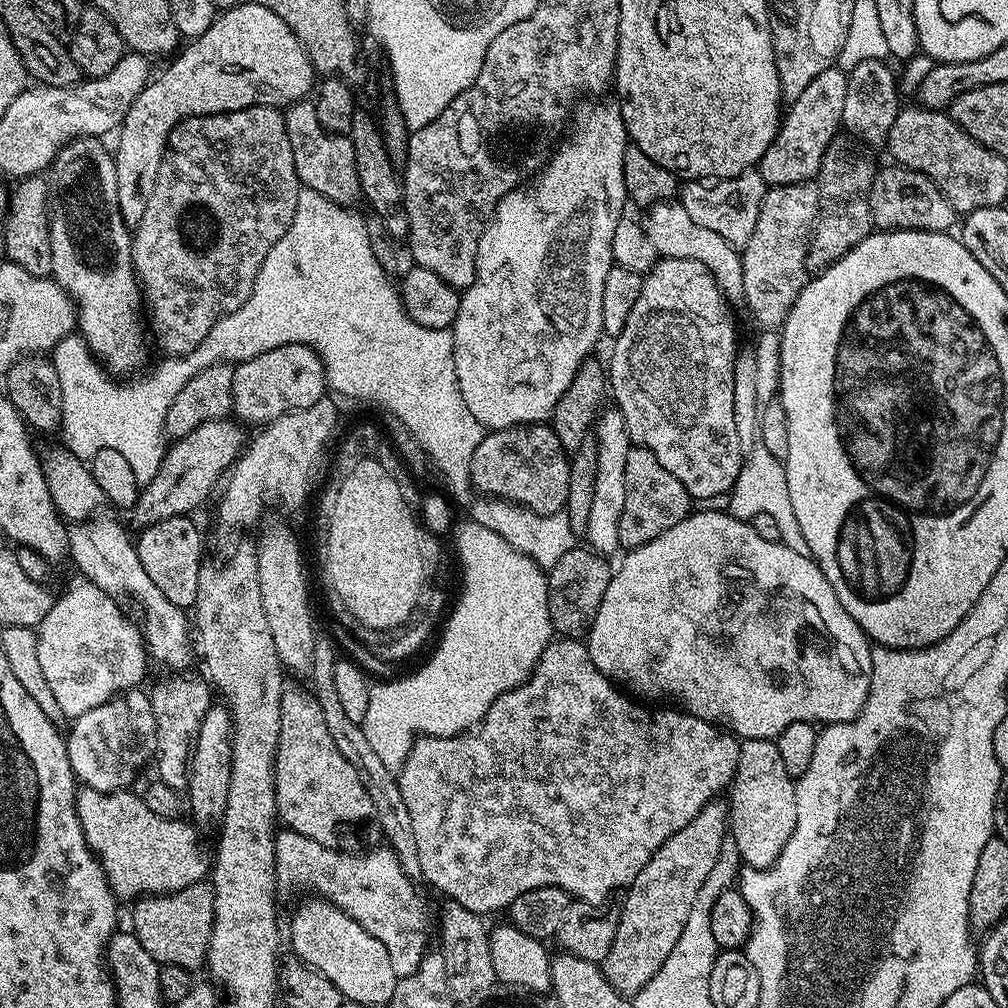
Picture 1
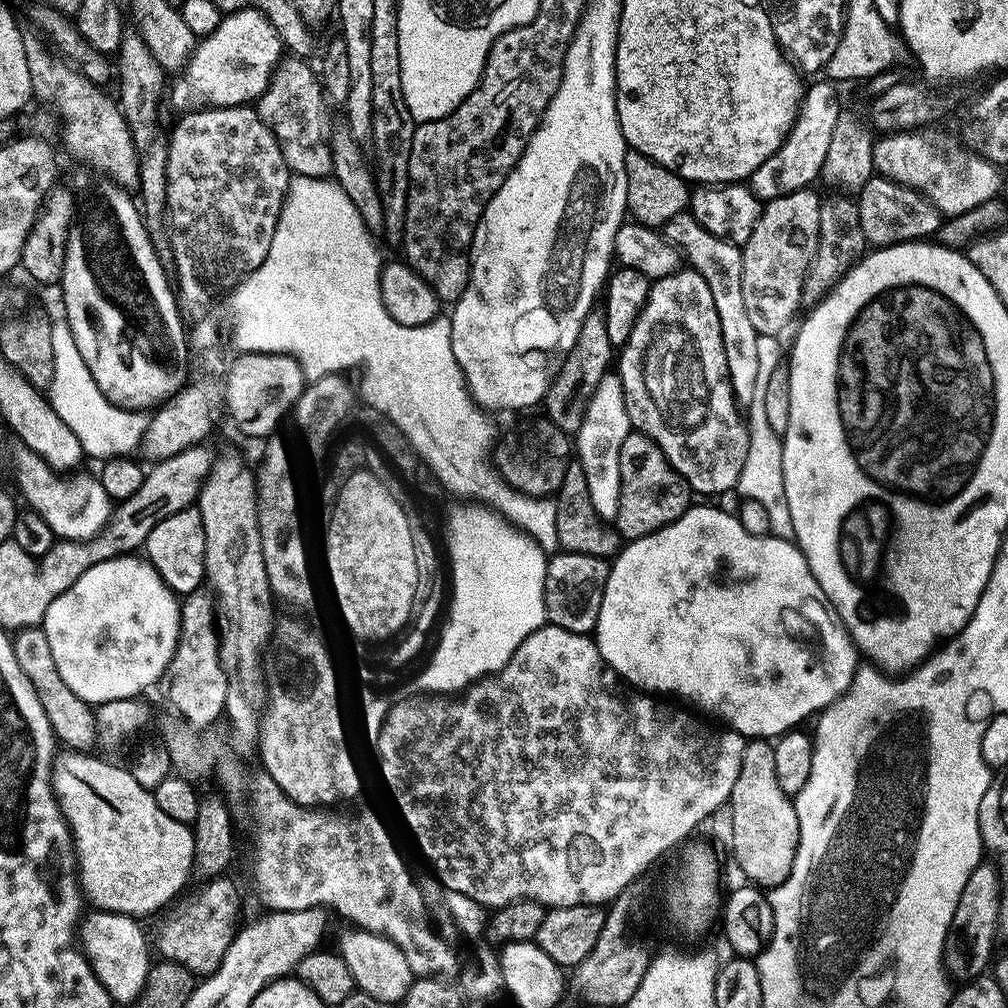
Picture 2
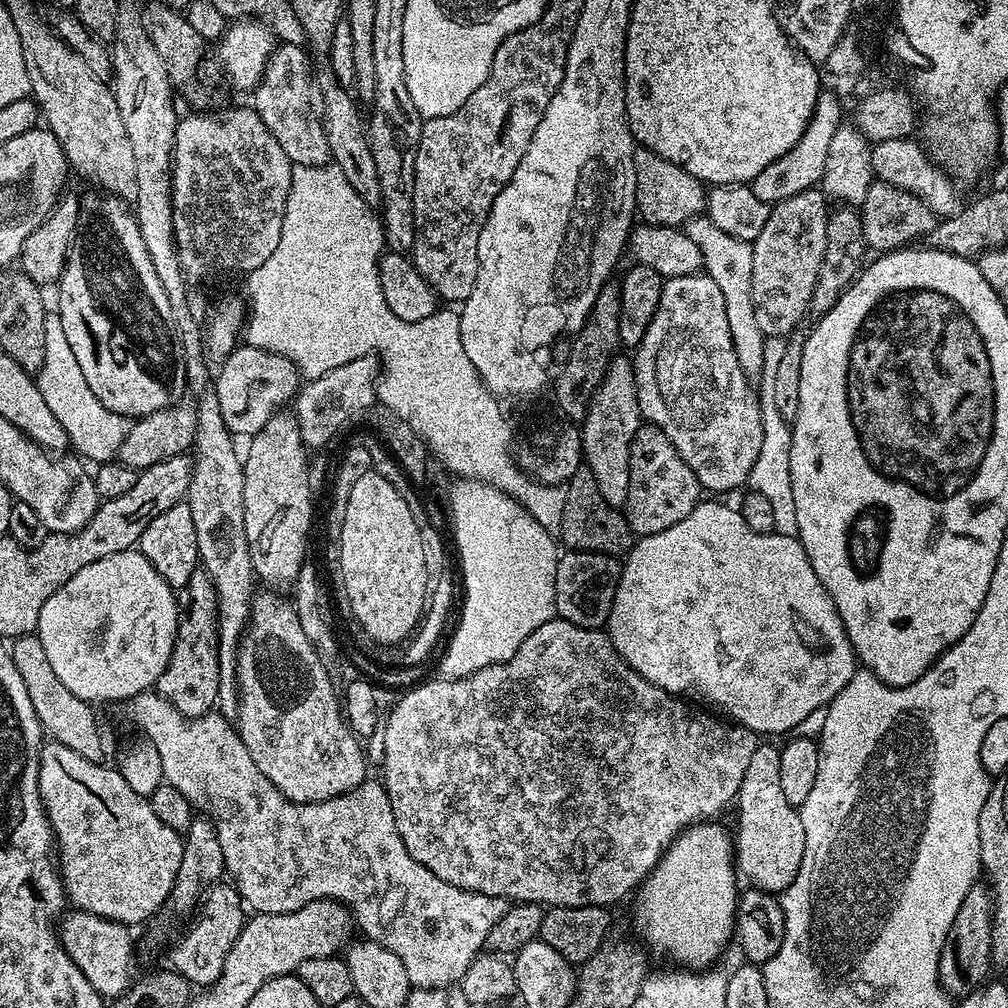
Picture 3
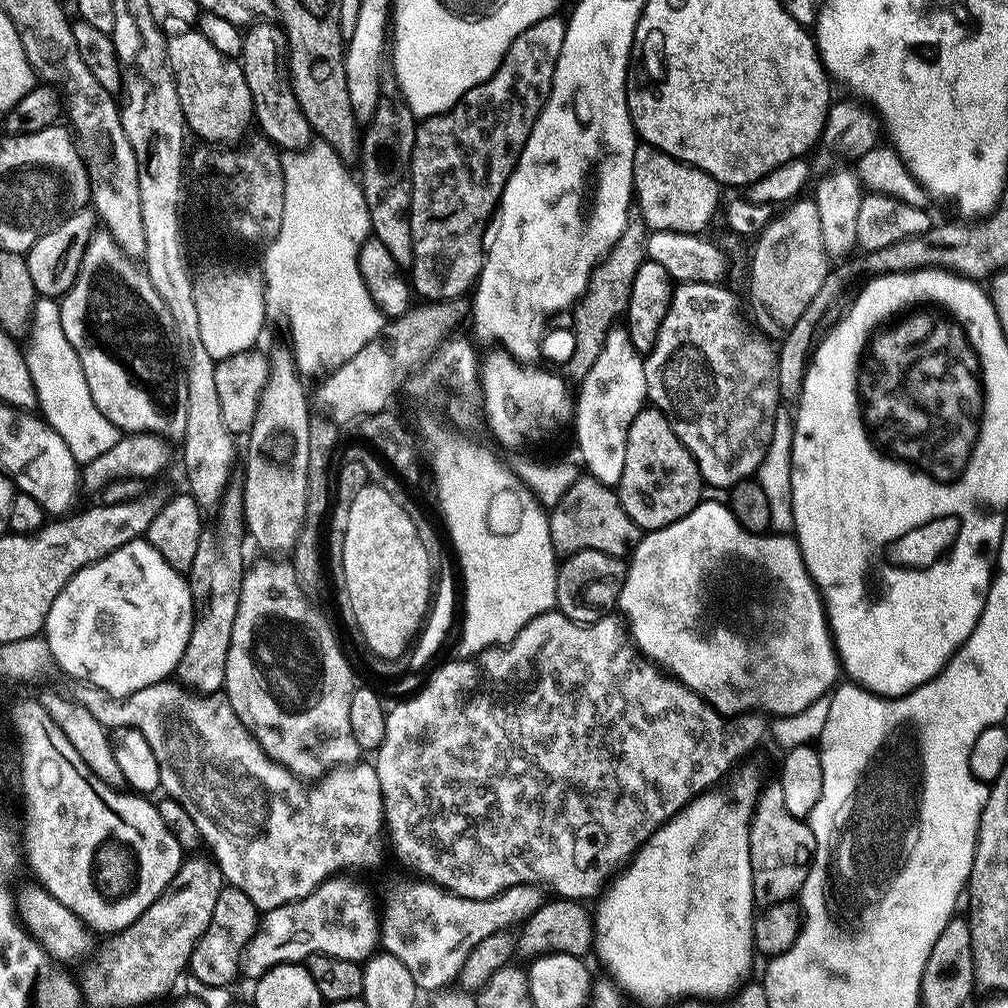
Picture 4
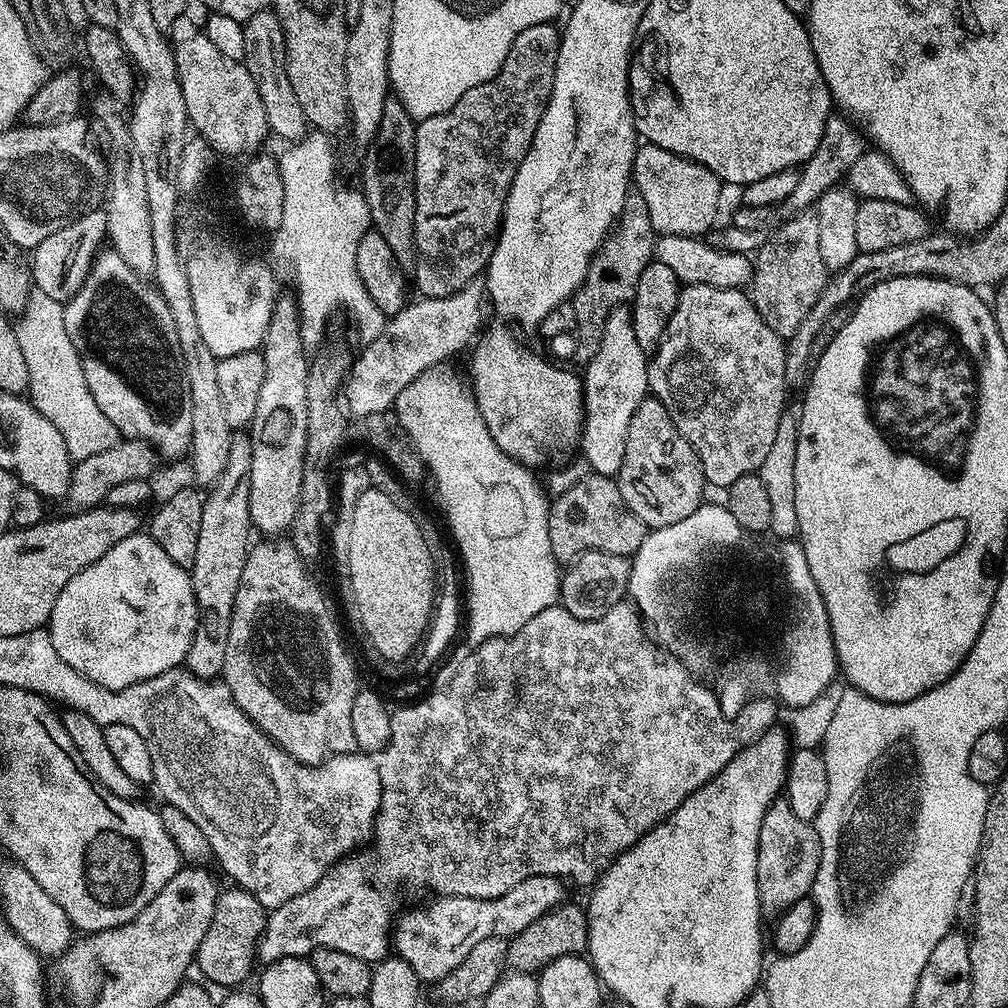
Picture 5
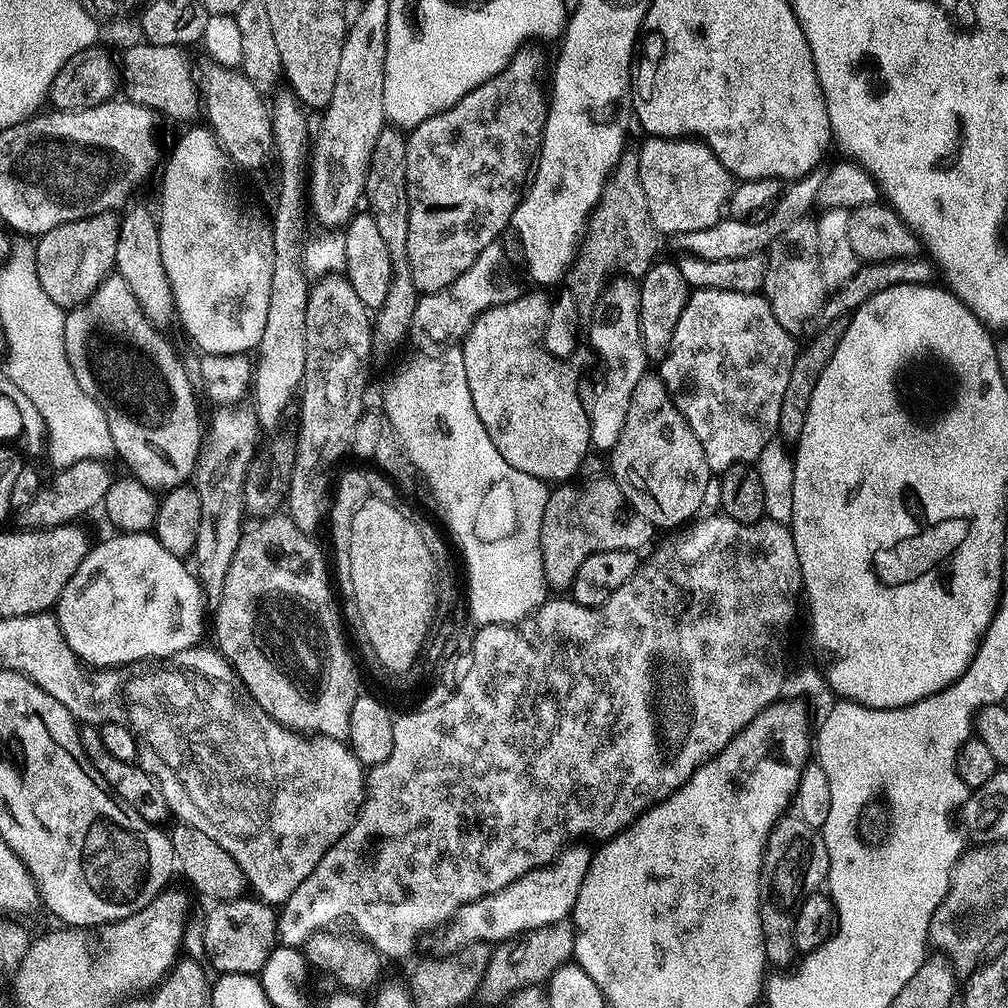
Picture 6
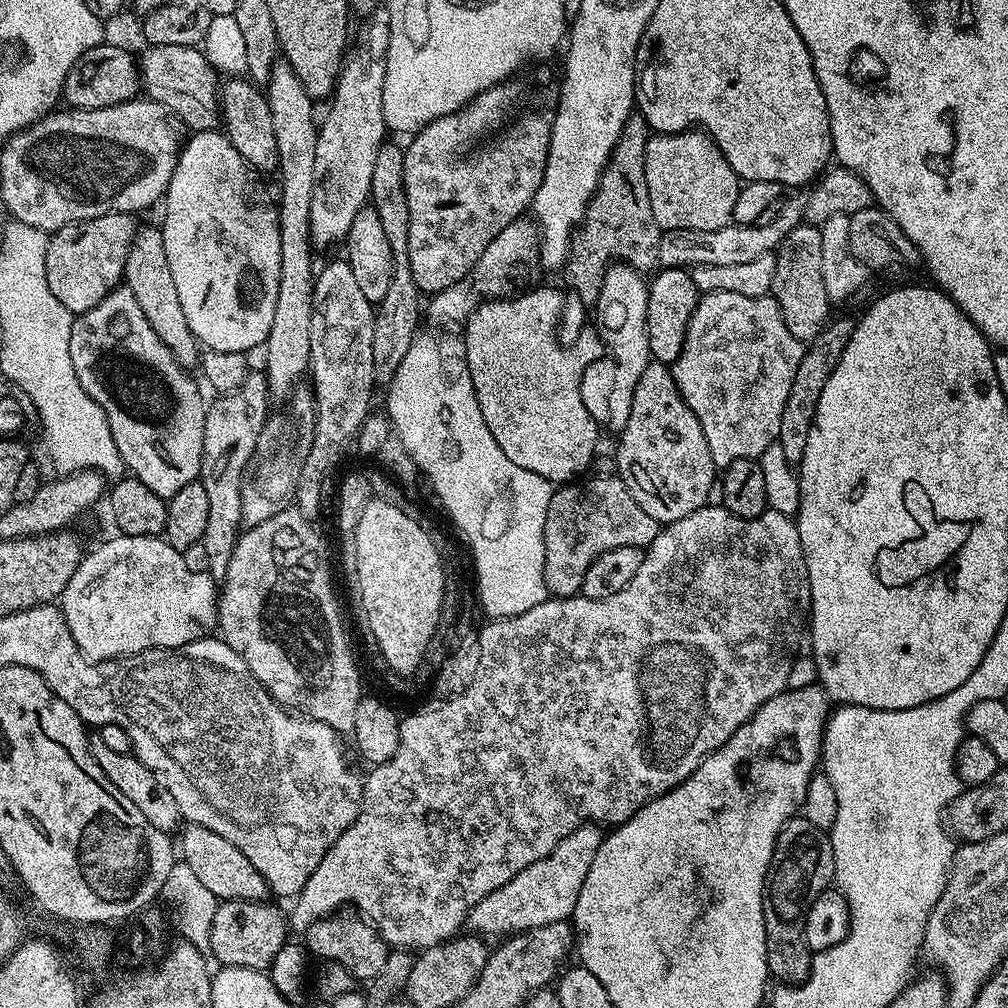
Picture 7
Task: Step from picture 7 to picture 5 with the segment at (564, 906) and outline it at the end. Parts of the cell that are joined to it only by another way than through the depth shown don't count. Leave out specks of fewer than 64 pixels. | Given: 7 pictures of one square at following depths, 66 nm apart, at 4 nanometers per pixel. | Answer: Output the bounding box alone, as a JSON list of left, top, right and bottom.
[390,876,565,985]

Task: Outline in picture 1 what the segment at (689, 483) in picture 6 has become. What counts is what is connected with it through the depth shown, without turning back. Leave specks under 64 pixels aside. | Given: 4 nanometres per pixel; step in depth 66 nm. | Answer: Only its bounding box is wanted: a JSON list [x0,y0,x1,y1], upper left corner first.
[618,446,694,550]

